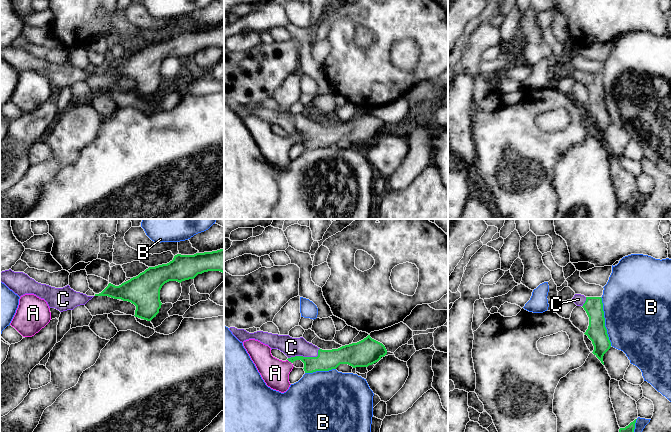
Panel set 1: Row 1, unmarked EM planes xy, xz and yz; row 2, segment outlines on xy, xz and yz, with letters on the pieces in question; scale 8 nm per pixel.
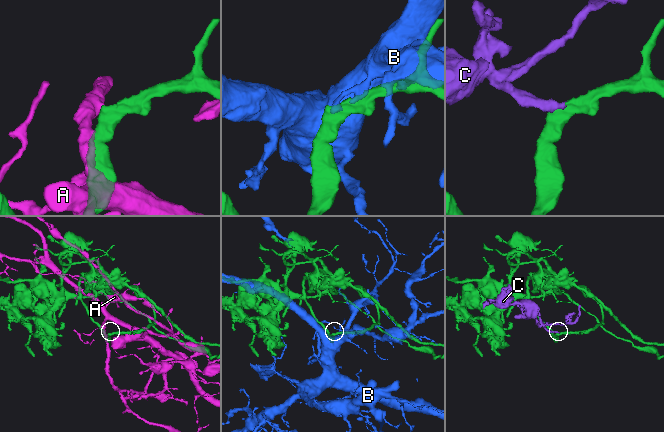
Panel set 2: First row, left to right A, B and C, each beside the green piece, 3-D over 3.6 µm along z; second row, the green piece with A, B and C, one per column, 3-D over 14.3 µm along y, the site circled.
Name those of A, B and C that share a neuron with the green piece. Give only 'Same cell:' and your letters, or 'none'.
Same cell: C

